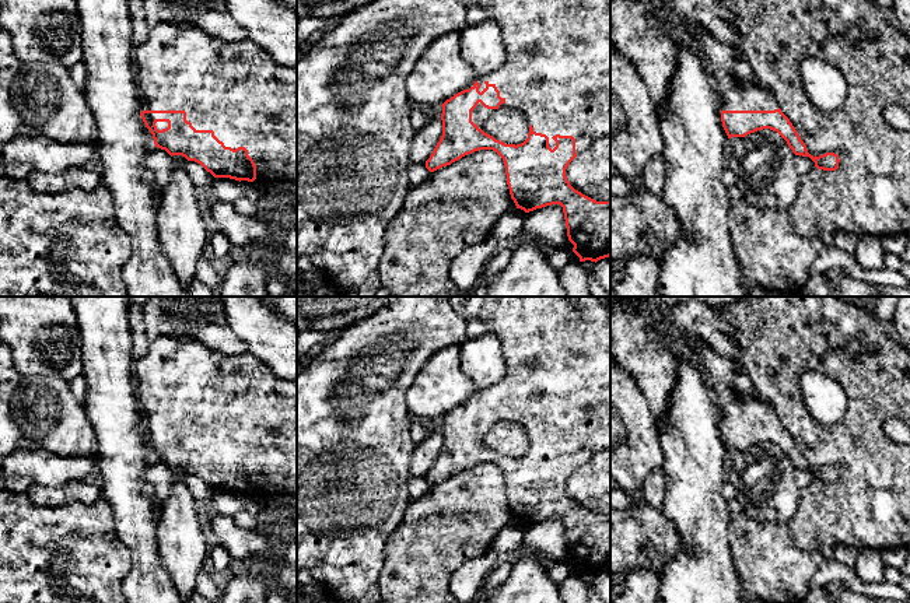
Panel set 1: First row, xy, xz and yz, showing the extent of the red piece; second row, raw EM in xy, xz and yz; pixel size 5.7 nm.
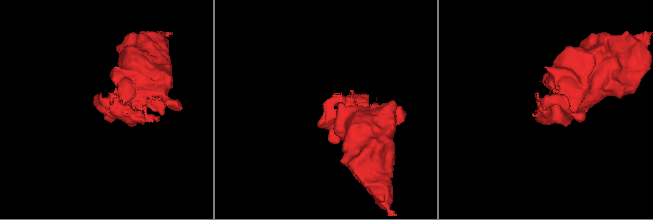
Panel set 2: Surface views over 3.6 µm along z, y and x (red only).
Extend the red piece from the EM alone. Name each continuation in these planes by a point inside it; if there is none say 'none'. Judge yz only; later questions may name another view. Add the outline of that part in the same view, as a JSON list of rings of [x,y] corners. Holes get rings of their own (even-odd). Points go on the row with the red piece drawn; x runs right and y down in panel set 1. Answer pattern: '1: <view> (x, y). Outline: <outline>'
1: yz (720, 58). Outline: [[[686,24],[672,28],[676,38],[685,32],[697,46],[708,71],[715,78],[717,92],[721,97],[721,111],[774,111],[778,109],[773,95],[757,87],[745,88],[735,74],[738,48],[715,39],[699,24]]]

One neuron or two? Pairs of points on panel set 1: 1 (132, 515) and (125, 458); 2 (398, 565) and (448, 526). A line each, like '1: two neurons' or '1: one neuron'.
1: one neuron
2: one neuron

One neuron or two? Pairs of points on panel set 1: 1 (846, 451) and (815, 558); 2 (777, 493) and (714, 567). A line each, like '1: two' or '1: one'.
1: two
2: two

